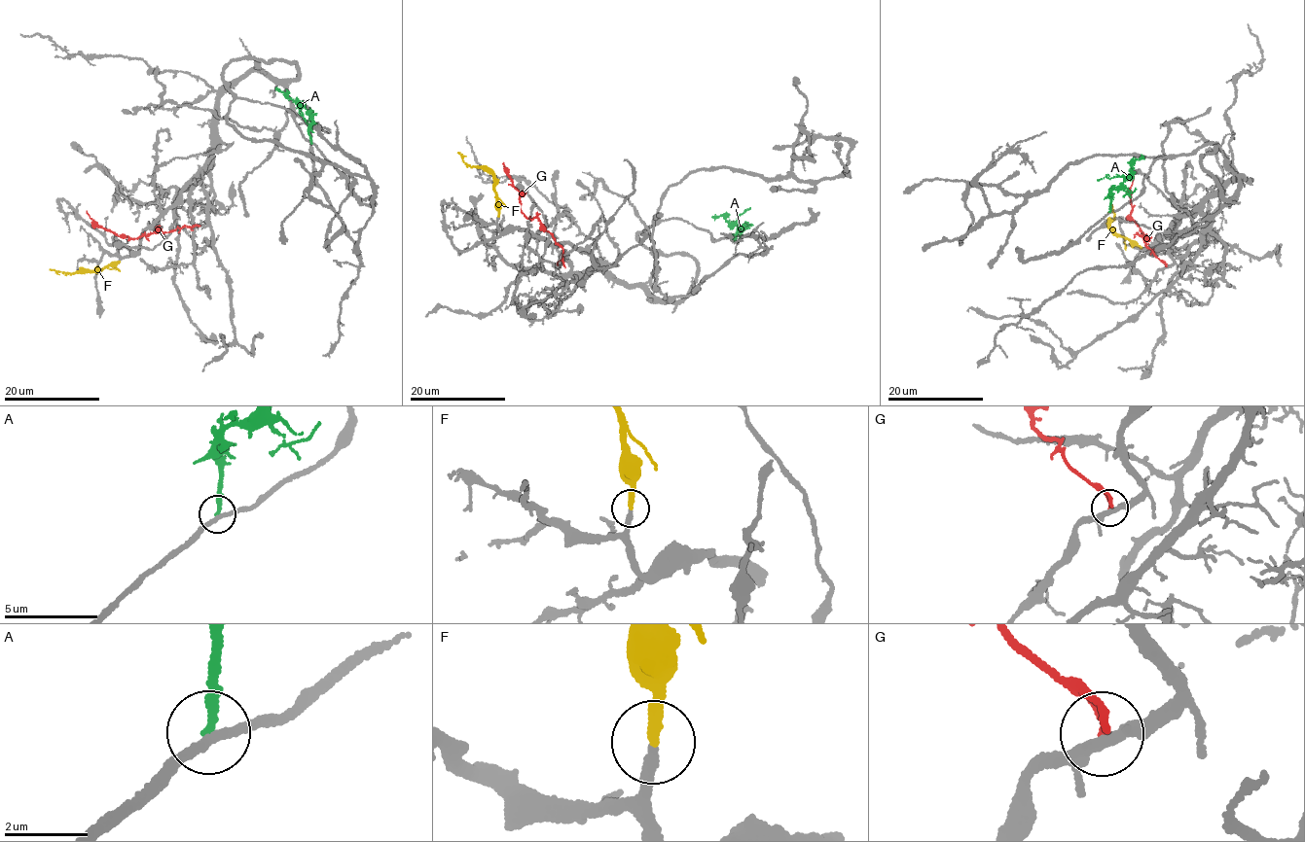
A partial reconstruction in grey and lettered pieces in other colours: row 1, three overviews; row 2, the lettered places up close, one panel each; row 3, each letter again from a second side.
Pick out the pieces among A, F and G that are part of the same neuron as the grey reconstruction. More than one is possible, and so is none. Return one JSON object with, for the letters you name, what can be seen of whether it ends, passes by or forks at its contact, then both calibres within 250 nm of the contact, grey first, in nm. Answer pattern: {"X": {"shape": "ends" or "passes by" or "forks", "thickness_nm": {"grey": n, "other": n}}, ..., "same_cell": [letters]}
{"F": {"shape": "ends", "thickness_nm": {"grey": 240, "other": 260}}, "same_cell": ["F"]}

